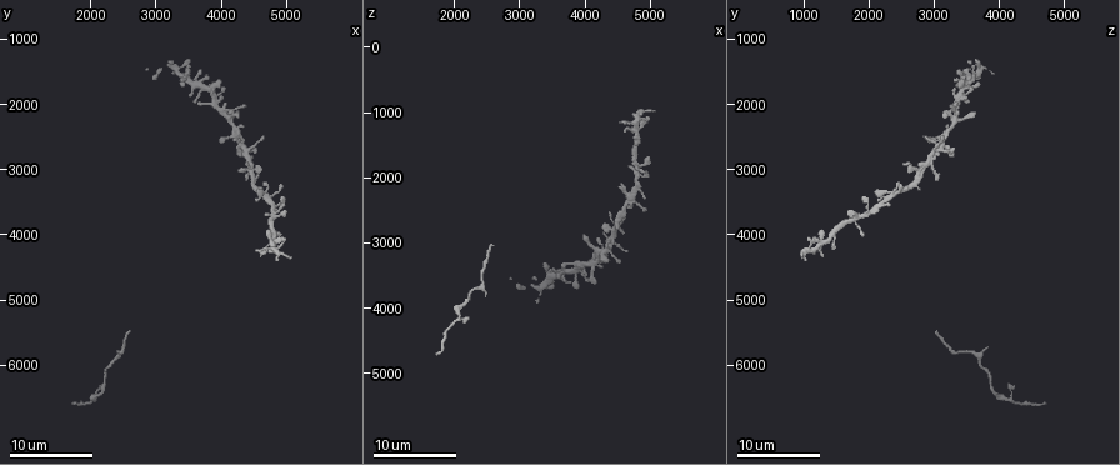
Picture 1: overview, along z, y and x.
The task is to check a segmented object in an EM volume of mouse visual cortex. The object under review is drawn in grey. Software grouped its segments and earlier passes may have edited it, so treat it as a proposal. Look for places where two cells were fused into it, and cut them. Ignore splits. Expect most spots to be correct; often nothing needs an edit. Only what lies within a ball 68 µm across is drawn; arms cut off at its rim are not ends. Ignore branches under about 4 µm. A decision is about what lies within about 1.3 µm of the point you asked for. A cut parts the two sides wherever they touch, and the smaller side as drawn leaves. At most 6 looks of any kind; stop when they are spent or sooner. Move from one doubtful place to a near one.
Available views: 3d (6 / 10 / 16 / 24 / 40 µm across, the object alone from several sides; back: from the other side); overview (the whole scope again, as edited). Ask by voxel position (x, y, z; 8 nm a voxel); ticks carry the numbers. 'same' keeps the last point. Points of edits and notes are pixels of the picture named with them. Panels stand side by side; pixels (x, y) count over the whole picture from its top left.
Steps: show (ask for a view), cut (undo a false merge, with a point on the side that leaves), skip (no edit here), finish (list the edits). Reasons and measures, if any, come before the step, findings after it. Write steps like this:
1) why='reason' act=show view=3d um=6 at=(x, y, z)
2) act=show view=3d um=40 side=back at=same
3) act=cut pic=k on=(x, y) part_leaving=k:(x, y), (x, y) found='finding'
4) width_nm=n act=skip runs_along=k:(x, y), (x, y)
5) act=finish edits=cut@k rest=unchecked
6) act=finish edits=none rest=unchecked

act=show view=3d um=16 at=(2400, 5800, 3550)

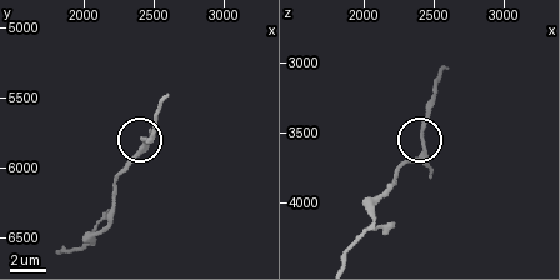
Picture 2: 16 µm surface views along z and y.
act=show view=3d um=10 at=same

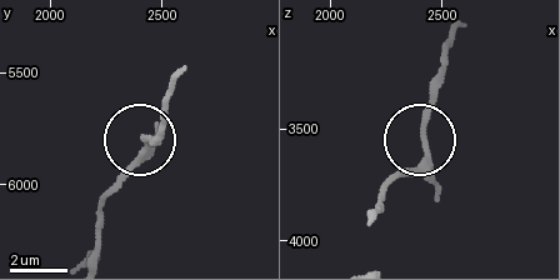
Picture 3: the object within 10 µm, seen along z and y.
act=skip found='one cell here'

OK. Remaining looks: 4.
why='four or more arms meet' act=show view=3d um=24 at=(4750, 4100, 1300)

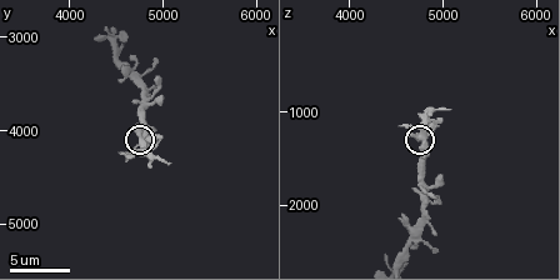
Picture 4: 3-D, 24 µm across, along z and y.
act=show view=3d um=10 at=same

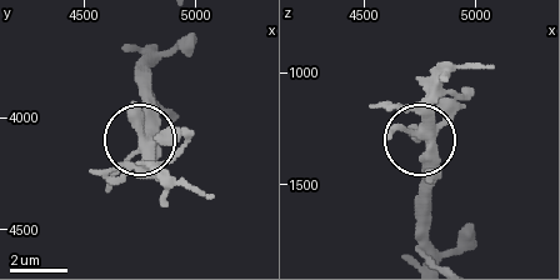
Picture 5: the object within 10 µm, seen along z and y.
act=skip runs_along=5:(105, 191), (141, 139), (141, 158), (153, 176) found='one cell here'

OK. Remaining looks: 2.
act=finish edits=none rest=unchecked

